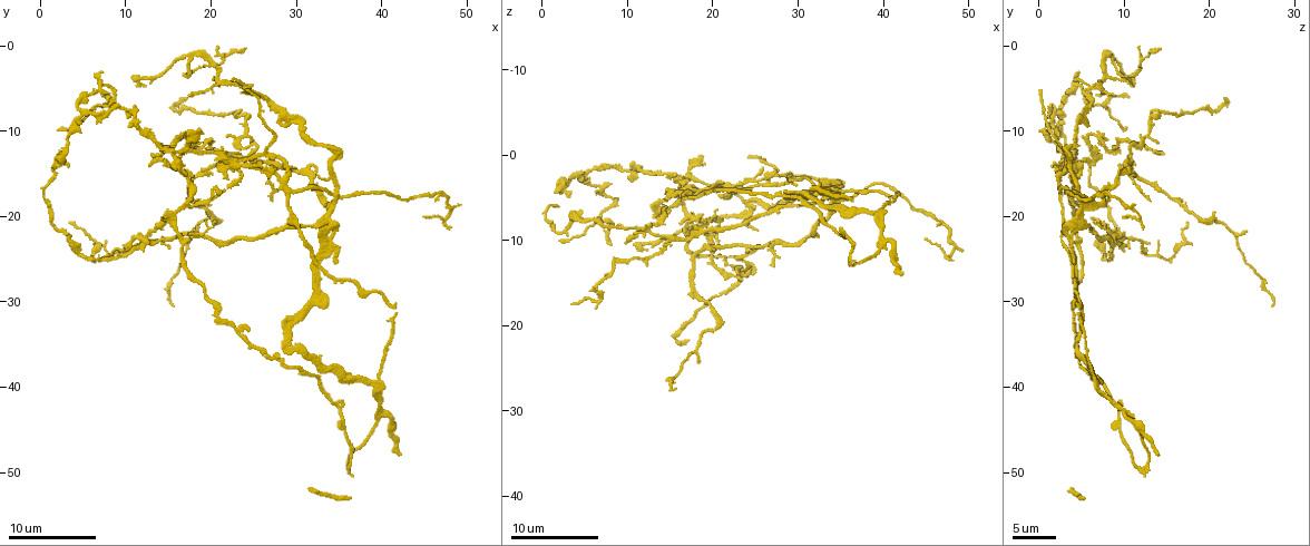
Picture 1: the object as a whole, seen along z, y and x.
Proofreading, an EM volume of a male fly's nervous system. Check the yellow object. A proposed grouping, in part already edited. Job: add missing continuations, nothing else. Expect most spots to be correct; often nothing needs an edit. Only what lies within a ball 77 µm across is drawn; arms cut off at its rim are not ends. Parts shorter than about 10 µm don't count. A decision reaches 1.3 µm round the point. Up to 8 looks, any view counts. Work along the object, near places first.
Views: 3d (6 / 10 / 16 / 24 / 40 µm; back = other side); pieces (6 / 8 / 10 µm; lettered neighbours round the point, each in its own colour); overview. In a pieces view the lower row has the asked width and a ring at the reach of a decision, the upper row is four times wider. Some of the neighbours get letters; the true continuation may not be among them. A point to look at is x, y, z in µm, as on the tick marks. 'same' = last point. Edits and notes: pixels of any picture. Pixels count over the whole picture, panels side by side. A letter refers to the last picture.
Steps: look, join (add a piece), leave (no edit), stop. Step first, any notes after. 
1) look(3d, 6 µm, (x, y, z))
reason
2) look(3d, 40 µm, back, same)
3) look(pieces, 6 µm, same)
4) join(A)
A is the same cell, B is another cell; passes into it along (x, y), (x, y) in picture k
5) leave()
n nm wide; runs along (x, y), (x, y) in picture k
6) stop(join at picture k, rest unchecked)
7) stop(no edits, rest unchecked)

look(pieces, 8 µm, (26.8, 18.0, 13.0))
free end

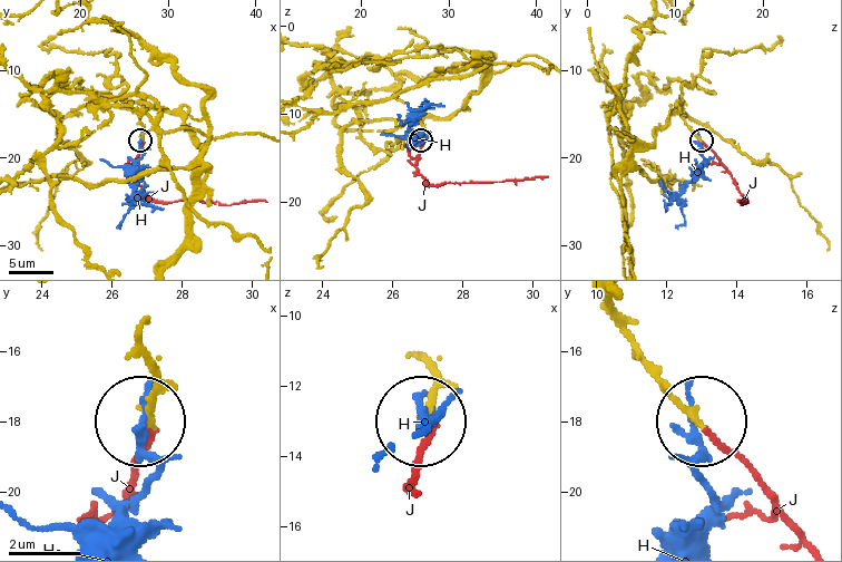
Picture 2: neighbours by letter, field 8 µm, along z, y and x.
join(J)
J is the same cell, H is another cell; the neuron continues

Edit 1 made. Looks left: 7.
look(overview)
see it whole again

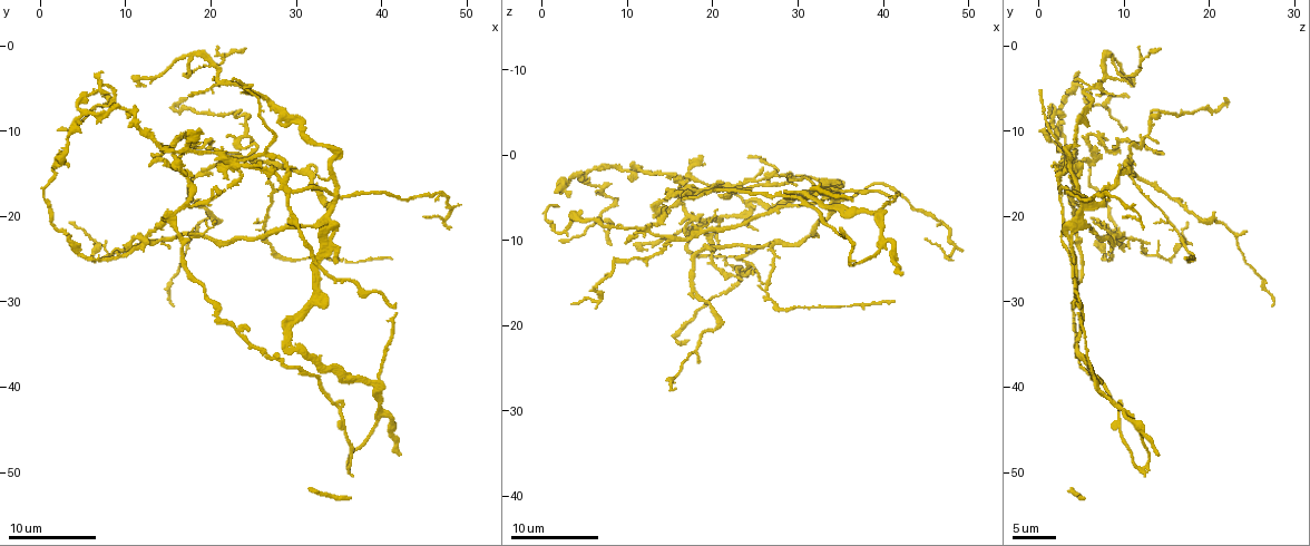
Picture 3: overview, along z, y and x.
look(3d, 6 µm, (41.2, 24.8, 17.0))
tapers out

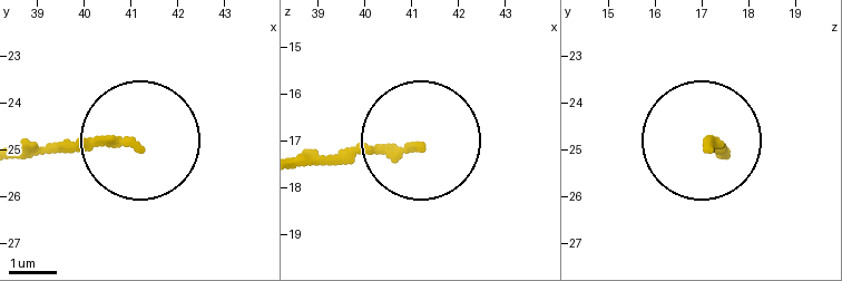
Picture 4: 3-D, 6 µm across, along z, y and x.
look(pieces, 6 µm, (41.10, 24.90, 17.10))
see the neighbours

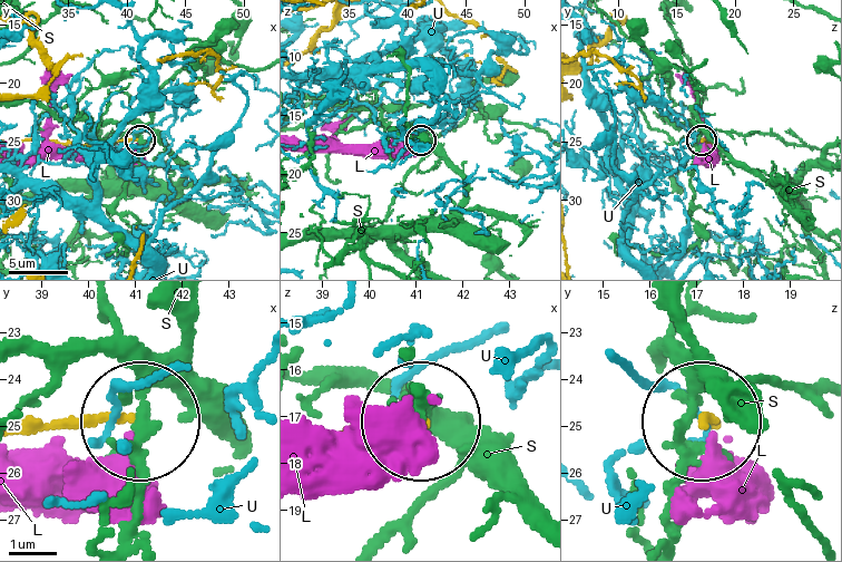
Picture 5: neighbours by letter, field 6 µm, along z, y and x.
leave()
150 nm wide; L, S and U are other cells; none of them fits

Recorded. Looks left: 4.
look(3d, 6 µm, (41.6, 30.4, 4.8))
branch stops here

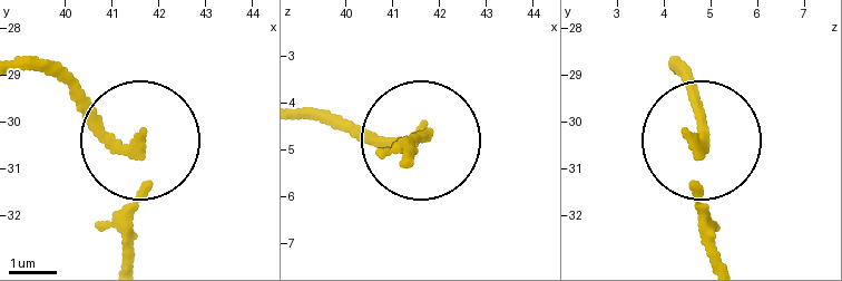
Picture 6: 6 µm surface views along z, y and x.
look(pieces, 8 µm, (41.60, 30.70, 4.75))

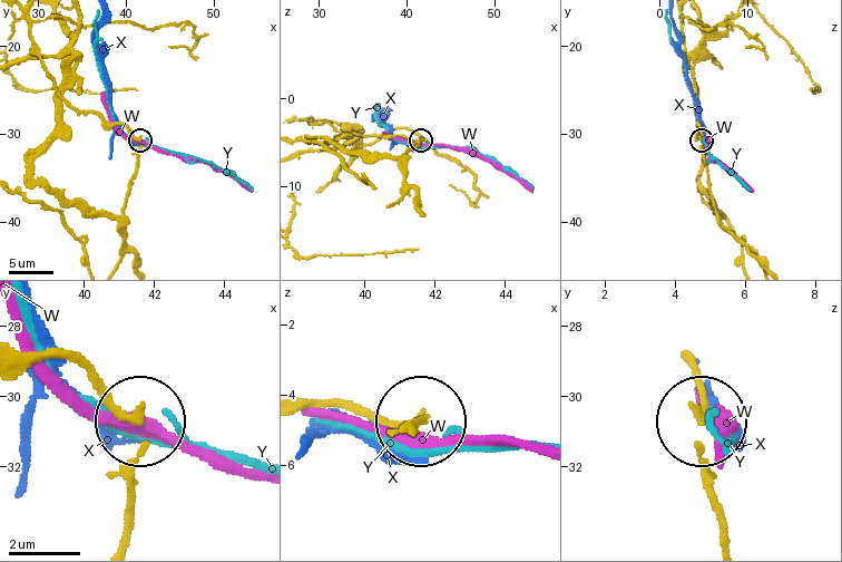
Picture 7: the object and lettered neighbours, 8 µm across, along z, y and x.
leave()
W, X and Y are other cells; runs along (75, 44), (74, 80), (64, 96), (138, 138) in picture 7; no lettered piece goes on from it

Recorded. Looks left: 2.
look(pieces, 8 µm, (17.0, 6.2, 22.0))
branch stops here

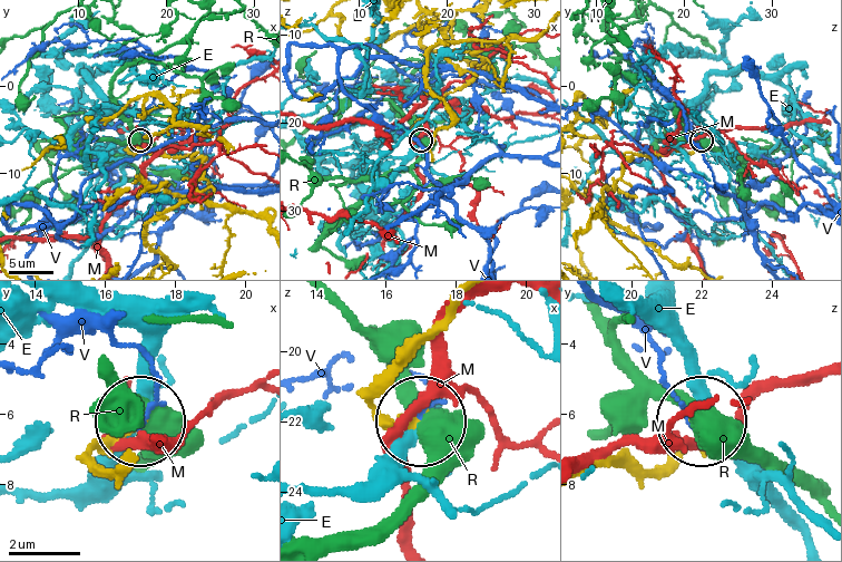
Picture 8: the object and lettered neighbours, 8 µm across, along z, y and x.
leave()
320 nm wide; E, M, R and V are other cells; no lettered piece goes on from it

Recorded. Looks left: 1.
stop(join at picture 2, rest unchecked)

